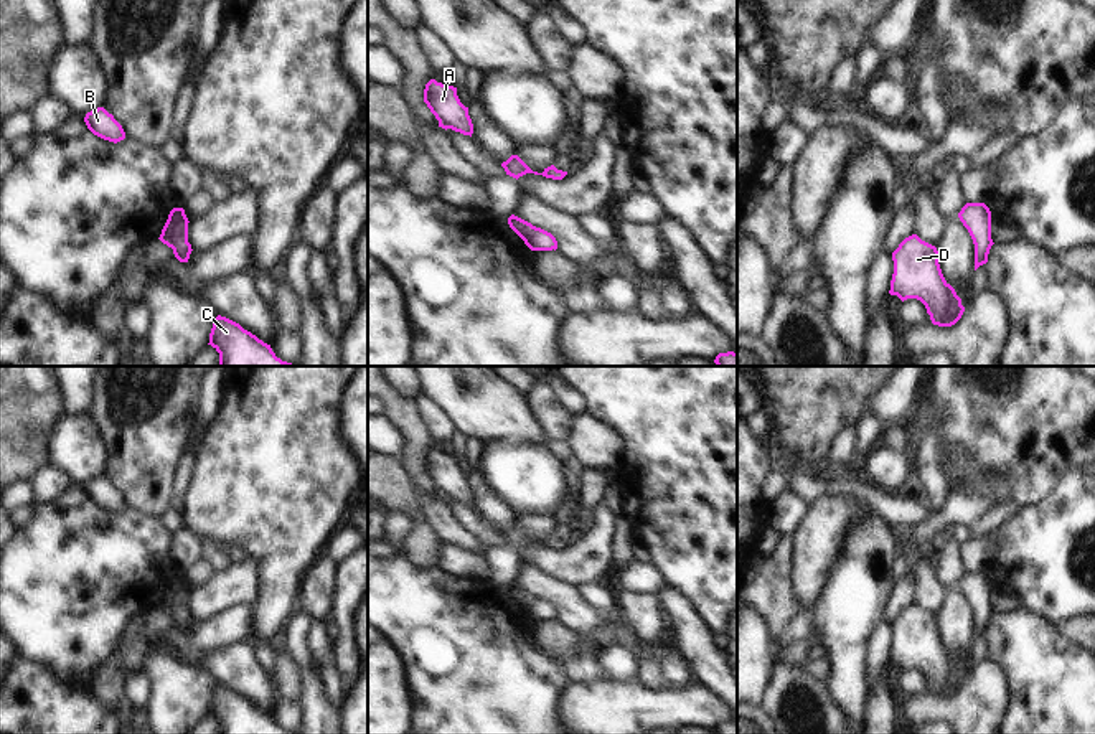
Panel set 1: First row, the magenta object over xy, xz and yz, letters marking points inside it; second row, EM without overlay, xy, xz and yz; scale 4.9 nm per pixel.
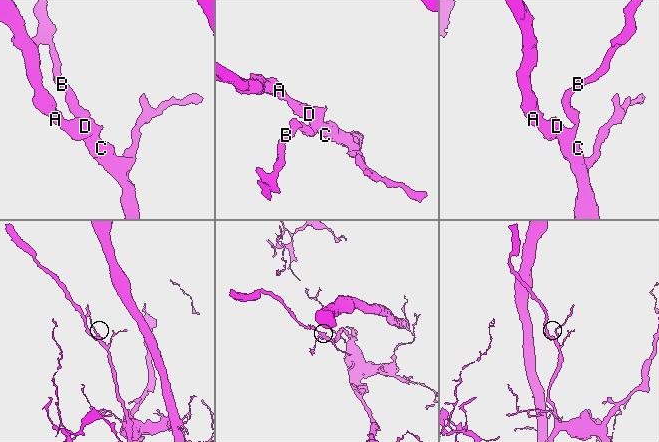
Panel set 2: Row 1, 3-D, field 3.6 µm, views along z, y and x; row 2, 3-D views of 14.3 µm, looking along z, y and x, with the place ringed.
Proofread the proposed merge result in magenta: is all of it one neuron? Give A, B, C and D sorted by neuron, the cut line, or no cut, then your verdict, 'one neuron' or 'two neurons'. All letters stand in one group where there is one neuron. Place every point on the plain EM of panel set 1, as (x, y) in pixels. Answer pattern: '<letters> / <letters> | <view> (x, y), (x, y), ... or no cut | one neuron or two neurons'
A B C D | no cut | one neuron

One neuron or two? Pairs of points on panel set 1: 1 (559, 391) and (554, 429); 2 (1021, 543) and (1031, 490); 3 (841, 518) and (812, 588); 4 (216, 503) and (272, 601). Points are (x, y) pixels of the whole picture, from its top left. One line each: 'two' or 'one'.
1: two
2: two
3: one
4: one

